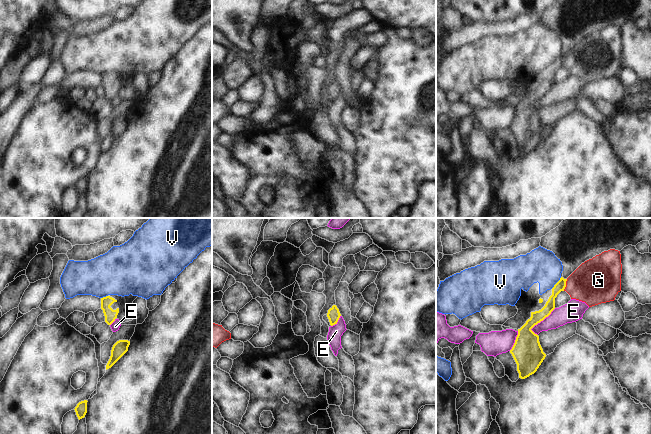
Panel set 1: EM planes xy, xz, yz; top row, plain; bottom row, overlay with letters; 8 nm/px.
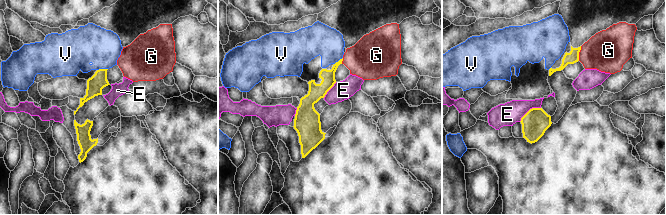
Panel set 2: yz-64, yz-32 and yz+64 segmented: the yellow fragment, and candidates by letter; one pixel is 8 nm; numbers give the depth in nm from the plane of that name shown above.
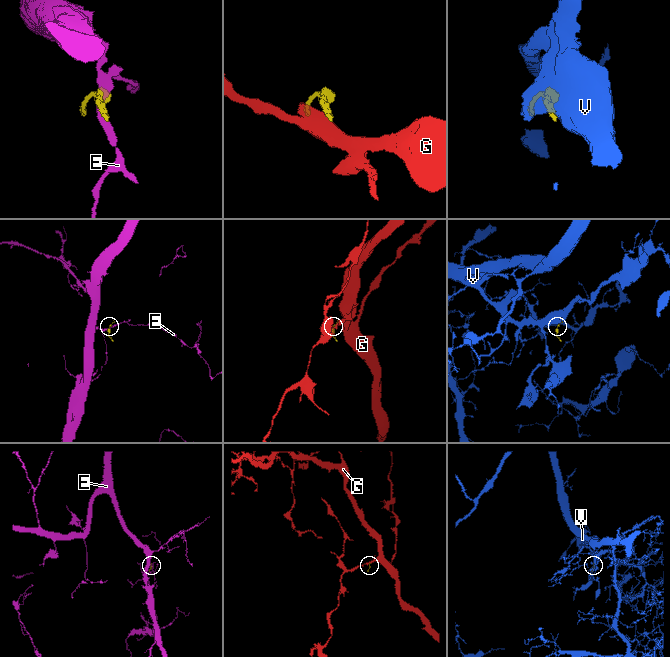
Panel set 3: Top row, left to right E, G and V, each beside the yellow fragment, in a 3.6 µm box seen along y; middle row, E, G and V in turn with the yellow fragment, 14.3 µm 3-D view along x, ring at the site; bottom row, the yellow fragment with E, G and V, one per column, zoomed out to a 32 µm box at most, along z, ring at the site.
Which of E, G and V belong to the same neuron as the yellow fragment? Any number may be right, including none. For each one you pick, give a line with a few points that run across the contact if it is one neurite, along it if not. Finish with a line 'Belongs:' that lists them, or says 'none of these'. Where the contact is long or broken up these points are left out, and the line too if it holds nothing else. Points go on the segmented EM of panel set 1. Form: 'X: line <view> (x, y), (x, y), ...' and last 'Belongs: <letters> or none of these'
Belongs: none of these

